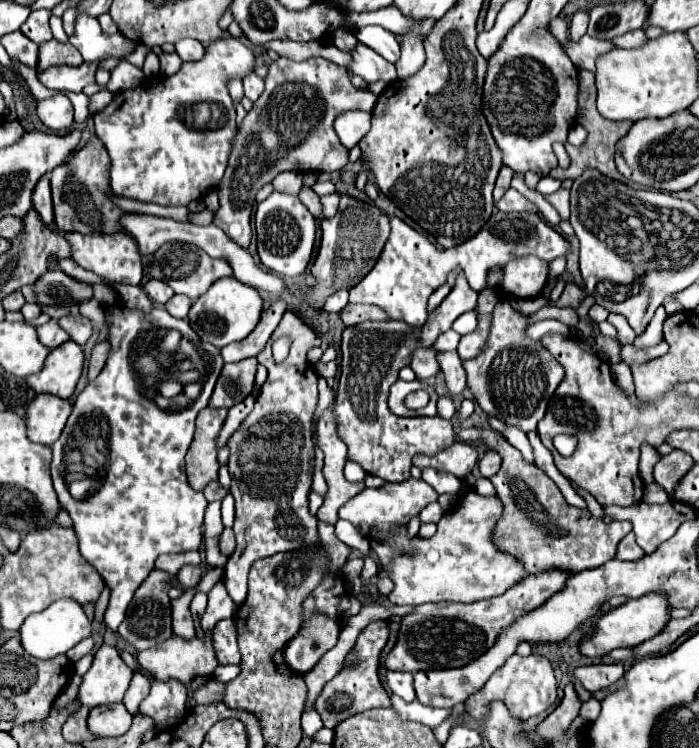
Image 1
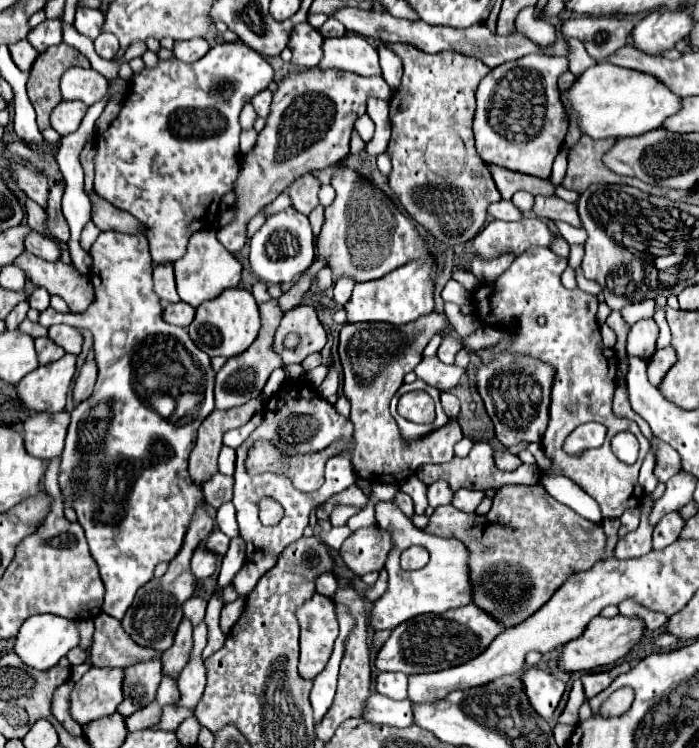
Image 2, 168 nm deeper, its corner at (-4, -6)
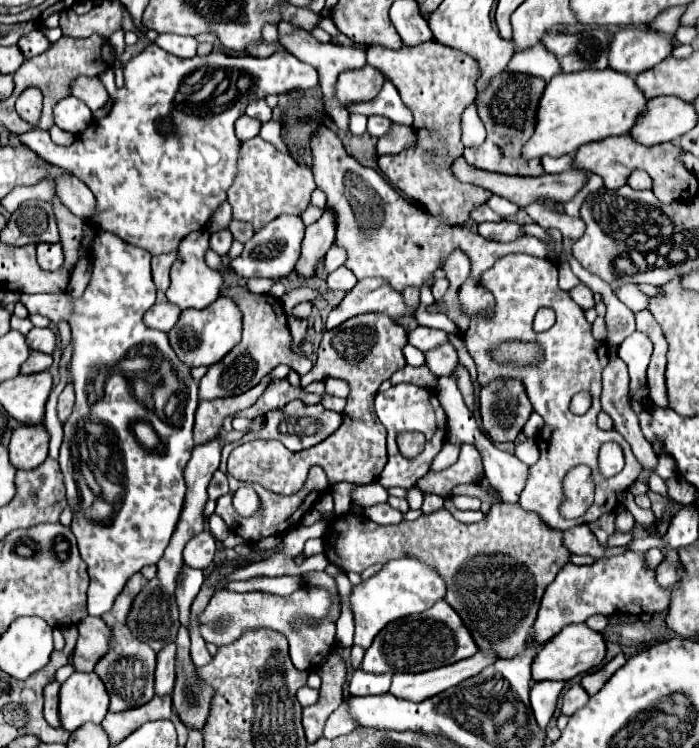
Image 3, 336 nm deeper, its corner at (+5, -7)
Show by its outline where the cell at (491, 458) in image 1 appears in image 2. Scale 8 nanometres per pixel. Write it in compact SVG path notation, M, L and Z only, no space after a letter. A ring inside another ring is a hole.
M500 449L500 451L494 451L494 463L500 471L516 471L522 461L518 459L518 455L510 453L508 449Z

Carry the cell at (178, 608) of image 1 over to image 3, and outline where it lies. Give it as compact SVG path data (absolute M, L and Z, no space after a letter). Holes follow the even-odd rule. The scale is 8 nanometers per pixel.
M175 642L167 644L157 652L157 668L155 668L155 694L171 694L175 686Z

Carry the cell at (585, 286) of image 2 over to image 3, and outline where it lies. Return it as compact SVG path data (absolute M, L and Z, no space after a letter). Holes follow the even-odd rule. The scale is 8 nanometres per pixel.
M583 282L577 284L575 288L571 288L569 294L571 294L571 298L573 298L583 310L589 310L589 308L595 306L595 302L593 302L593 290L591 290L587 284L583 284Z

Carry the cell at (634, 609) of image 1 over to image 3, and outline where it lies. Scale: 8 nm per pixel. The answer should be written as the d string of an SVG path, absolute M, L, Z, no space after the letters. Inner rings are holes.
M569 624L565 626L549 644L543 644L539 654L533 660L533 680L561 680L567 682L575 678L577 674L585 674L591 668L599 666L603 662L603 656L607 652L605 638L601 632L595 632L587 628L587 624Z

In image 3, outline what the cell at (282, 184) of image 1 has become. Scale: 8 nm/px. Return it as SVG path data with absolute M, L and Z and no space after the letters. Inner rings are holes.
M233 220L233 222L229 224L229 230L231 230L231 234L235 236L235 240L239 240L239 242L243 242L243 244L253 236L253 228L249 228L249 224L245 224L245 222L241 222L241 220Z

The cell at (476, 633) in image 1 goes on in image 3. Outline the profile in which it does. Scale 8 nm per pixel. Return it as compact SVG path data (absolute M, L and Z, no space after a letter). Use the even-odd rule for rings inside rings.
M441 600L441 604L425 610L423 614L407 616L387 624L367 648L361 668L373 674L387 672L387 666L391 666L393 672L427 672L469 658L475 652L479 652L479 646L475 644L469 628L463 624L459 614Z

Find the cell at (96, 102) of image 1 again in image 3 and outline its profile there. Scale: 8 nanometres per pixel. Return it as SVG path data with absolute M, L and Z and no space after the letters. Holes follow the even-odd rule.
M67 96L61 102L57 102L57 108L53 108L53 120L61 130L79 134L91 124L93 116L91 110L81 100Z

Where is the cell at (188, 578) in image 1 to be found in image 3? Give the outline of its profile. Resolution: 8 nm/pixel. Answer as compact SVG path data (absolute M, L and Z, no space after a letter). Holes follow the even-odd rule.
M205 530L187 542L187 546L183 550L183 560L189 568L205 570L209 564L213 564L215 550L217 550L215 538L209 530Z

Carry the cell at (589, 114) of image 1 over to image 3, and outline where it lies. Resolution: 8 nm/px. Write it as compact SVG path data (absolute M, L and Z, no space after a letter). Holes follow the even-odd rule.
M634 170L628 178L628 185L635 190L645 190L651 188L651 178L643 170Z

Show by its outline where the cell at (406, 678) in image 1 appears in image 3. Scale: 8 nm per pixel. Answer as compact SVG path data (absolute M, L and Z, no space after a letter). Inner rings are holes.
M355 670L353 678L349 682L349 692L351 692L351 696L387 694L389 688L391 688L391 678L393 678L393 672L367 674L363 670Z

